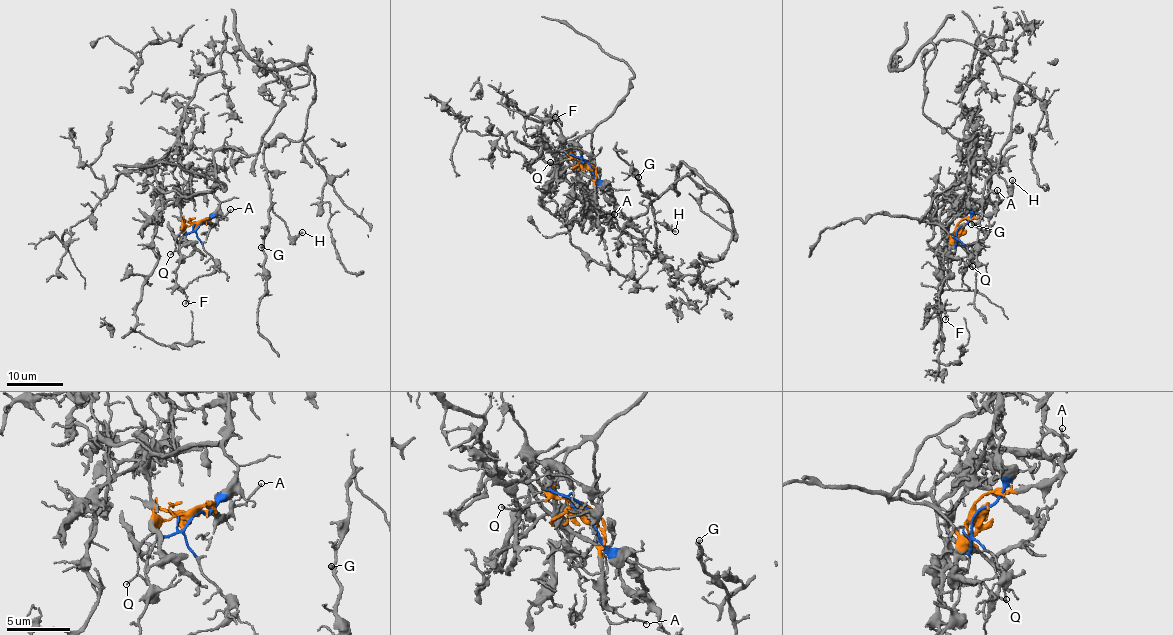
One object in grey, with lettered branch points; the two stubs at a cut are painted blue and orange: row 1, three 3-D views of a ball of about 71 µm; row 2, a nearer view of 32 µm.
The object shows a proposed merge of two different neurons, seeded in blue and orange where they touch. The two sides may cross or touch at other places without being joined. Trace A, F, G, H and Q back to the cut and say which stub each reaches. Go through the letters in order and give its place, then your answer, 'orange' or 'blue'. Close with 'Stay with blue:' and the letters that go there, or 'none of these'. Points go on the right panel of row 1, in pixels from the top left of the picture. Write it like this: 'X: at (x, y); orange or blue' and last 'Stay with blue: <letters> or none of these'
A: at (997, 190); orange
F: at (945, 319); blue
G: at (971, 224); blue
H: at (1012, 180); blue
Q: at (972, 266); orange
Stay with blue: F, G, H

